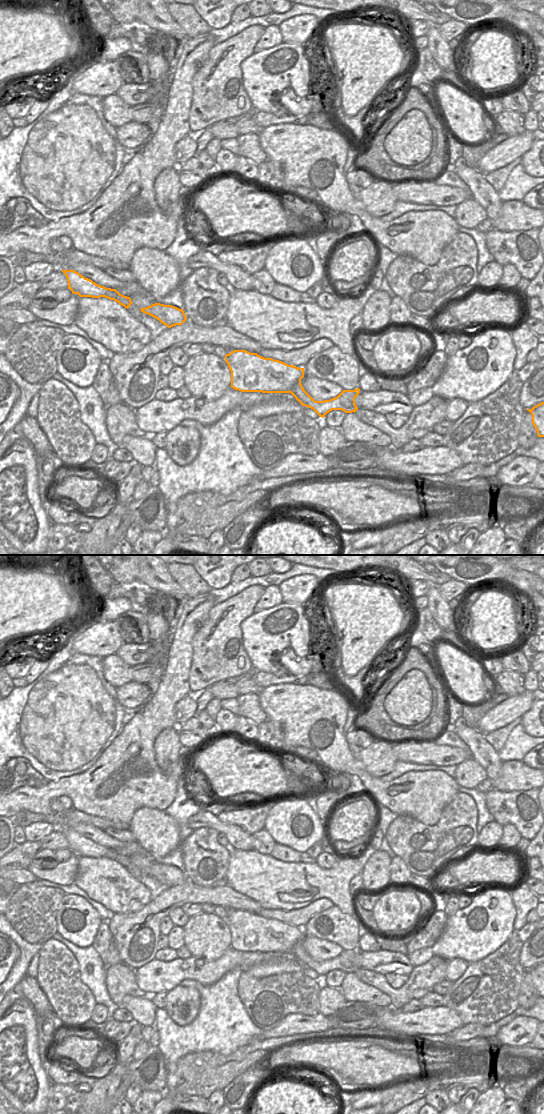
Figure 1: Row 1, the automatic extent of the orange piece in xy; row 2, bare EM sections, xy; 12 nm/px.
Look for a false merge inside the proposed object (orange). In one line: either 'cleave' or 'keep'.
keep

